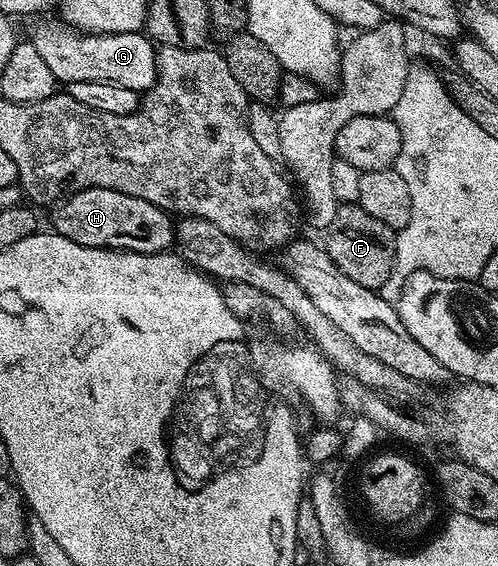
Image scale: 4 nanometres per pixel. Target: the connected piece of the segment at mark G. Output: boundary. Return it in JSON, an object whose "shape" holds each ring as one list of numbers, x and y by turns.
{"shape":[[62,23,39,24,29,36,30,43,37,46,45,66,53,70,56,81,66,86,73,82,113,82,117,86,129,86,140,94,155,85,157,48,143,32,129,34,80,34,76,29]]}

